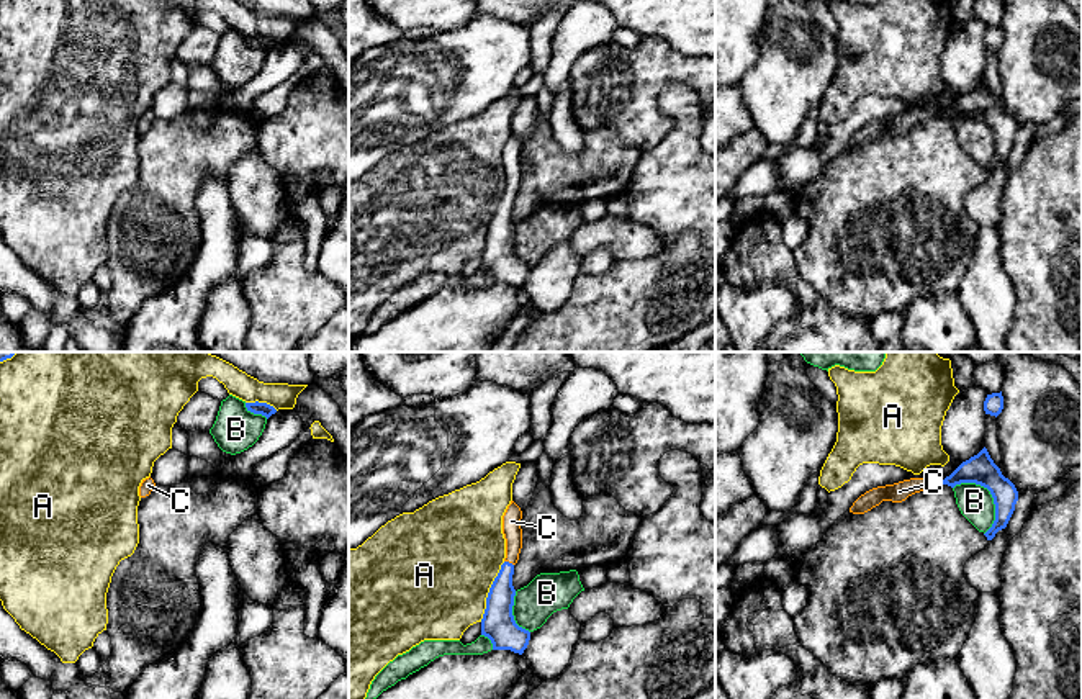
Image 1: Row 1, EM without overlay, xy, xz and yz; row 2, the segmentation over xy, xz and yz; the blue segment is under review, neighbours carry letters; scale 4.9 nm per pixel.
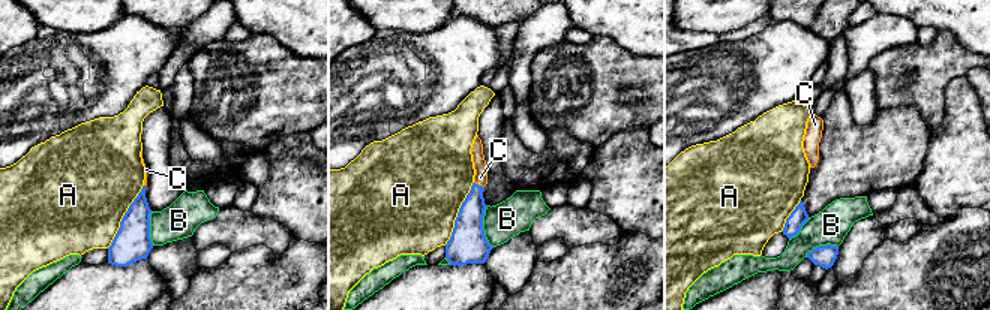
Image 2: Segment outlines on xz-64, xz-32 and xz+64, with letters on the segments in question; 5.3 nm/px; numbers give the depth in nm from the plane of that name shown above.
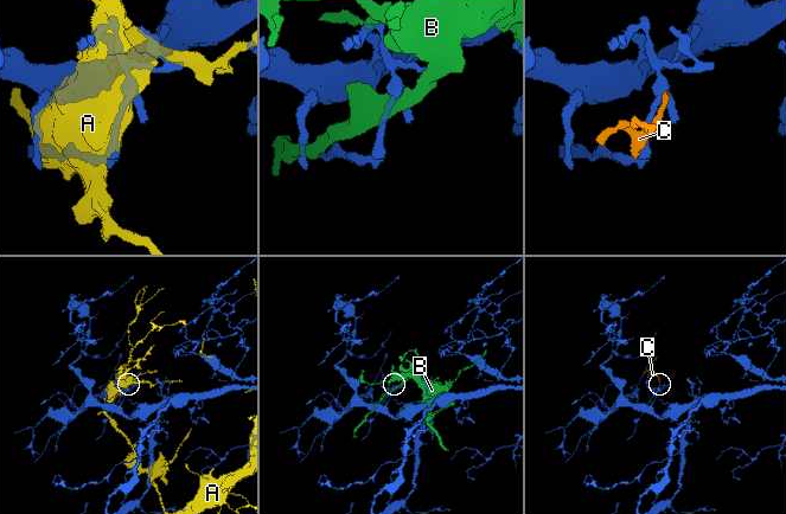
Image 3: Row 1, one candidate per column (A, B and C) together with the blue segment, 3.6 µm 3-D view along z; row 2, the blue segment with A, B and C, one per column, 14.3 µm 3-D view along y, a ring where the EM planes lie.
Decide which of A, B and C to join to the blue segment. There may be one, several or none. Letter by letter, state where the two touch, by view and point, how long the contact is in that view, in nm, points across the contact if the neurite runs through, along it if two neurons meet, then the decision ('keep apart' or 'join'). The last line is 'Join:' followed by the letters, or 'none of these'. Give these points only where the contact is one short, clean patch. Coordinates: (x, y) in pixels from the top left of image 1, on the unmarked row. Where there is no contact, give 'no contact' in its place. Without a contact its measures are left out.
A: xz (490, 225) | 320 nm | keep apart
B: yz (992, 130) | 300 nm | keep apart
C: xz (508, 195) | 50 nm | across xz (500, 234), (508, 195), (511, 154) | join
Join: C

